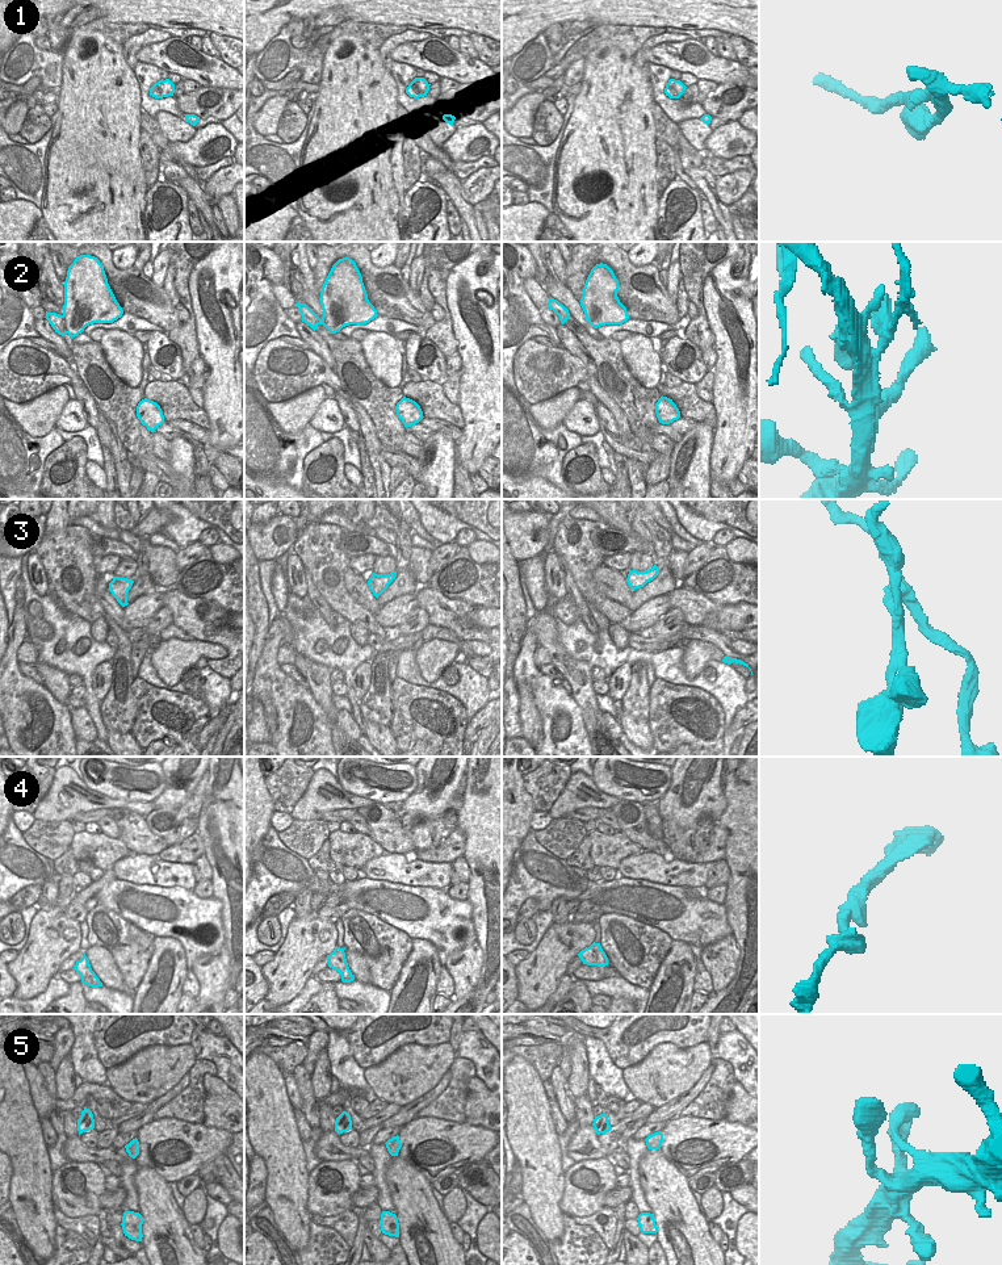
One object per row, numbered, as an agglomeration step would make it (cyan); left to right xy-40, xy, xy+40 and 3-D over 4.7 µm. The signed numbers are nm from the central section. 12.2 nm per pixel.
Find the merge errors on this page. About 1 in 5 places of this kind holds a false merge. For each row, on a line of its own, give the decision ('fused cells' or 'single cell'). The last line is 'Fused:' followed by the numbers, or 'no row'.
1: single cell
2: fused cells
3: fused cells
4: single cell
5: single cell
Fused: 2, 3

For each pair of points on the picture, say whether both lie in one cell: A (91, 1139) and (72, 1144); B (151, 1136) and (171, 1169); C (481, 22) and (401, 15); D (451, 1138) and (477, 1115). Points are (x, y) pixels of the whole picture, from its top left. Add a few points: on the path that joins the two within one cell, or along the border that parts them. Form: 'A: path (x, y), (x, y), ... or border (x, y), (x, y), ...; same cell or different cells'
A: border (78, 1135), (86, 1146), (96, 1148); different cells
B: path (170, 1136), (183, 1138), (193, 1147), (189, 1161); same cell
C: path (461, 13), (420, 13); same cell
D: border (465, 1121), (473, 1126), (487, 1129); different cells

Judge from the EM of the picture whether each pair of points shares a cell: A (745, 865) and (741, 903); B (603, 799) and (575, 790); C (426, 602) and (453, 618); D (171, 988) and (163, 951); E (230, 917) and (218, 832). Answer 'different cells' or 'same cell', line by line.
A: same cell
B: same cell
C: same cell
D: same cell
E: same cell

